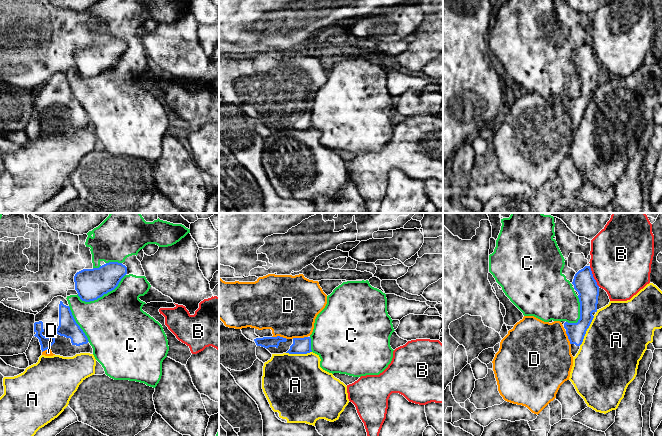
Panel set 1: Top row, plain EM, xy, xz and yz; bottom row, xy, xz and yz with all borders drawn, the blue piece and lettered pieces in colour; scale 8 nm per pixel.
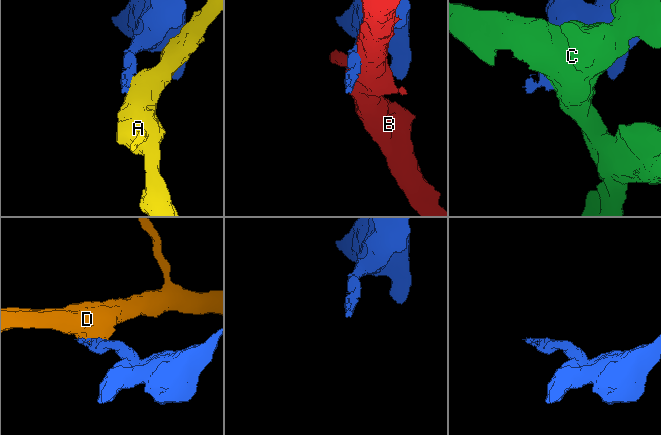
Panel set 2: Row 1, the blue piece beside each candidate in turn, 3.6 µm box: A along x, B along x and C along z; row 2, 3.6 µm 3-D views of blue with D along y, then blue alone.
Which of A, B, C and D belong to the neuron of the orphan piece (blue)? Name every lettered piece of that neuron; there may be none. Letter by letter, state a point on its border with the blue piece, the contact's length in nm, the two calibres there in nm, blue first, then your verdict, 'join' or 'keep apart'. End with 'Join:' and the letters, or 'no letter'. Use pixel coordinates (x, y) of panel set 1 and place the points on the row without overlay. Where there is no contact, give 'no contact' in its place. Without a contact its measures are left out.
A: contact yz (586, 106); length 260 nm; calibres 150 and 480 nm; keep apart
B: contact yz (592, 52); length 190 nm; calibres 180 and 480 nm; keep apart
C: contact xy (102, 71); length 420 nm; calibres 260 and 480 nm; keep apart
D: contact xz (299, 114); length 130 nm; calibres 130 and 440 nm; join
Join: D

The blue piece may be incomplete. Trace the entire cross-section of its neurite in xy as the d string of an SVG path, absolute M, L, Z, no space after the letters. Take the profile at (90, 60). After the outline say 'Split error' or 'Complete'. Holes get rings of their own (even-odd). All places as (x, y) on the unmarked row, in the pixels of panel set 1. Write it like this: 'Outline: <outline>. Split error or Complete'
Outline: M118 38L83 45L74 52L75 66L82 77L94 77L114 66L126 50L127 43Z. Complete

